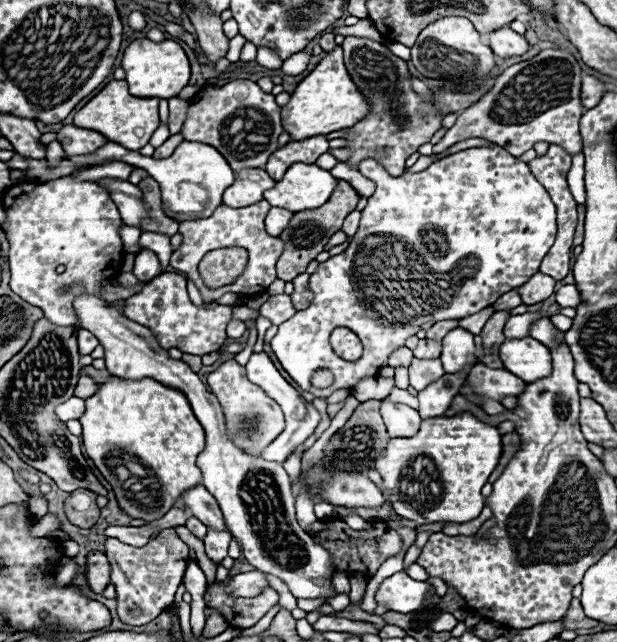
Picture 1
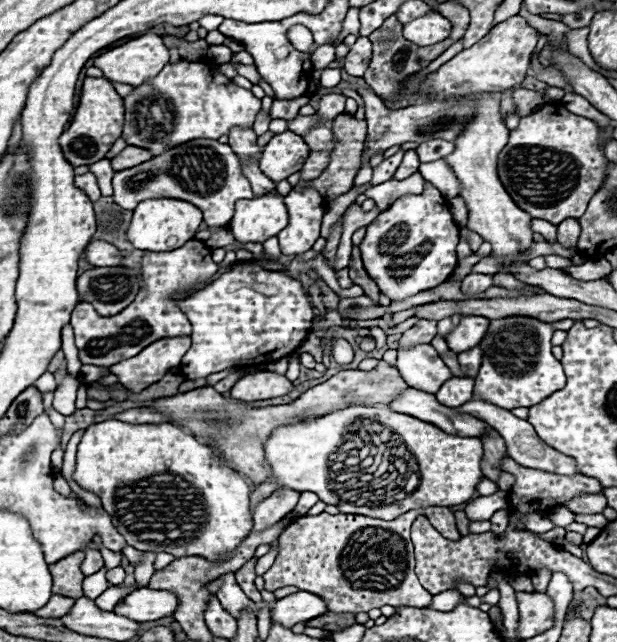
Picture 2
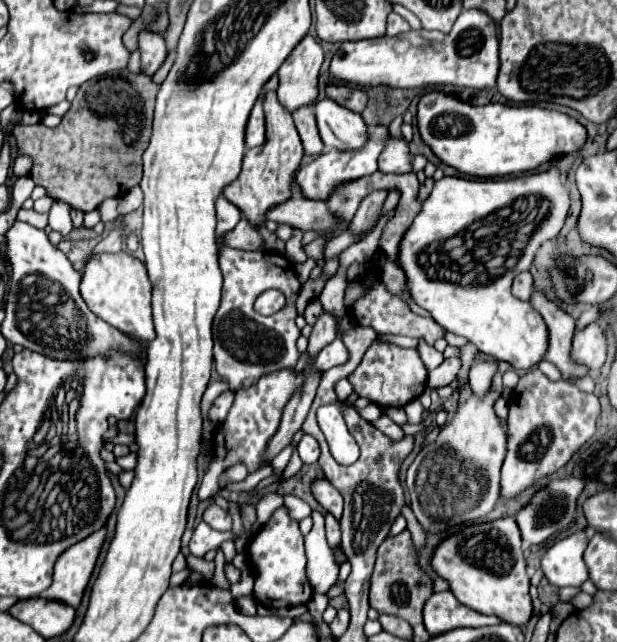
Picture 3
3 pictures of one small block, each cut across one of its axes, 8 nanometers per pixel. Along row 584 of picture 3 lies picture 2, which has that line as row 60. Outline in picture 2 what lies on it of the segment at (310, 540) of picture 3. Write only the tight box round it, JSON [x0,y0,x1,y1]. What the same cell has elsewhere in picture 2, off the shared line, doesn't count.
[312,44,336,68]

